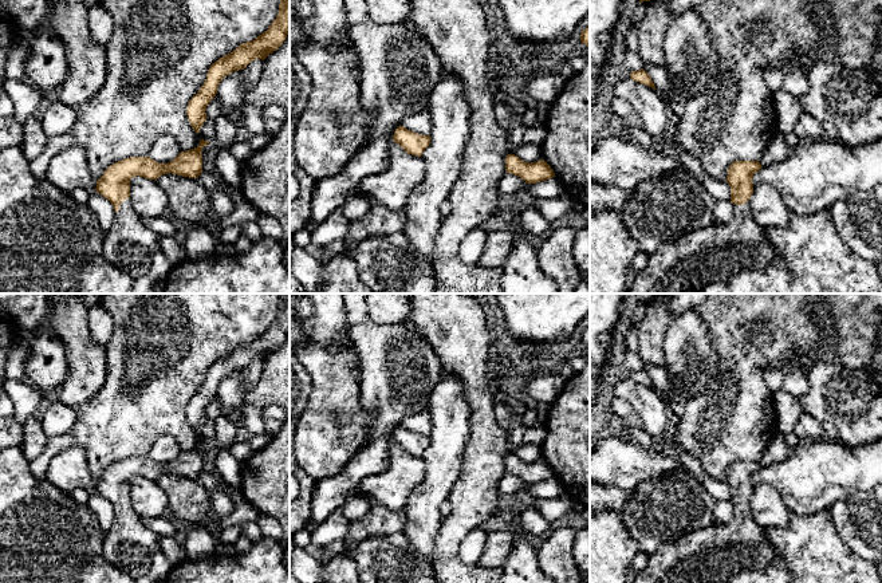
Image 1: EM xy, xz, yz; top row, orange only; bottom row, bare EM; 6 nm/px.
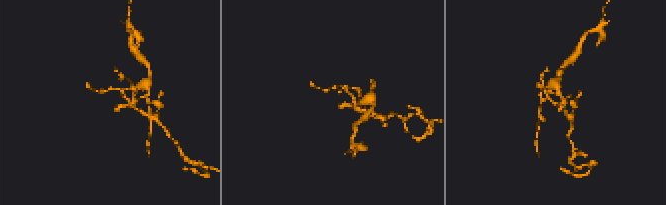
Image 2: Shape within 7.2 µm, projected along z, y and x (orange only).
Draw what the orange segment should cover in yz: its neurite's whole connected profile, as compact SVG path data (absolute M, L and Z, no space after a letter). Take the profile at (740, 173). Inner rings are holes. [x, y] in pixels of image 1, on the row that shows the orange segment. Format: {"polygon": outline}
{"polygon": "M735 161L728 168L733 217L722 225L710 224L659 245L647 259L647 265L637 272L627 294L696 294L709 283L727 281L741 269L765 269L779 252L767 239L752 214L749 198L752 178L763 166L759 161Z"}

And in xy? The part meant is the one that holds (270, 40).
{"polygon": "M280 0L279 13L265 32L212 63L204 84L189 101L186 109L190 126L197 134L206 121L206 106L216 96L220 82L233 71L244 70L255 59L264 60L283 44L288 32L290 0Z"}

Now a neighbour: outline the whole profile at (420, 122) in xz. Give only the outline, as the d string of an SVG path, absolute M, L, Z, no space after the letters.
M429 107L424 111L409 115L407 118L403 119L401 126L417 134L430 135L433 123Z

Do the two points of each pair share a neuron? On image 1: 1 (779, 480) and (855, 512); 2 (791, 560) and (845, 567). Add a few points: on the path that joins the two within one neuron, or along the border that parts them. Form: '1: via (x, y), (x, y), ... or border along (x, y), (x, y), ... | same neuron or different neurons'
1: border along (865, 491), (857, 491), (839, 499), (830, 509) | different neurons
2: via (804, 560), (808, 560), (815, 567), (831, 567) | same neuron

